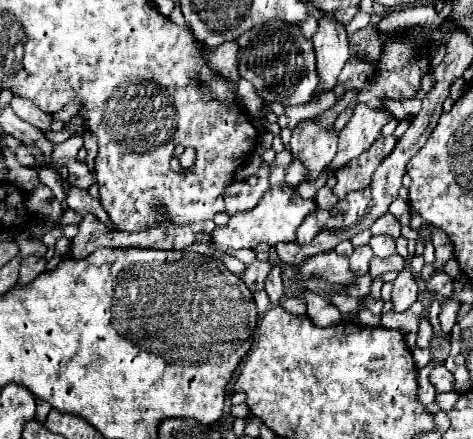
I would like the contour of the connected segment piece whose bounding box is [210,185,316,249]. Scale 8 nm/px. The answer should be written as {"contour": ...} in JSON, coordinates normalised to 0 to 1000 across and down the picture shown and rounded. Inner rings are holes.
{"contour":[[[605,421],[575,426],[575,431],[567,431],[554,444],[550,462],[533,481],[520,481],[520,485],[507,485],[507,490],[490,490],[482,513],[457,517],[448,526],[444,554],[457,558],[457,563],[478,563],[478,567],[537,567],[554,549],[571,554],[575,563],[584,554],[592,554],[592,549],[622,549],[630,513],[660,481],[668,481],[668,462],[664,458],[638,453],[622,431],[613,431]]]}

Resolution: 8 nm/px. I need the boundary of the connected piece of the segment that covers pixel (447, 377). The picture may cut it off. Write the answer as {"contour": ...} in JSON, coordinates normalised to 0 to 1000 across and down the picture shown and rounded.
{"contour":[[[922,836],[909,850],[909,872],[922,882],[926,895],[934,895],[934,891],[956,891],[964,863],[960,863],[960,854],[943,836]]]}

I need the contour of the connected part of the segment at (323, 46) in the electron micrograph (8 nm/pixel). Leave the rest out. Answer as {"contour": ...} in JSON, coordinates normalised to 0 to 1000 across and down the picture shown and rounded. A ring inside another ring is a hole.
{"contour":[[[693,34],[672,43],[672,75],[660,84],[660,103],[668,116],[668,166],[677,194],[698,207],[710,194],[710,180],[740,134],[740,98],[732,84],[732,66]]]}

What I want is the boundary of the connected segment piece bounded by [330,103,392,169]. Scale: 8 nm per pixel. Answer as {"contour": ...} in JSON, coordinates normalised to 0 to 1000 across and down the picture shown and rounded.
{"contour":[[[757,235],[748,244],[744,271],[732,280],[732,289],[715,308],[715,349],[702,362],[698,380],[715,385],[732,376],[740,362],[757,358],[765,344],[774,344],[799,317],[808,289],[825,271],[829,271],[829,257],[786,253],[778,239]]]}

